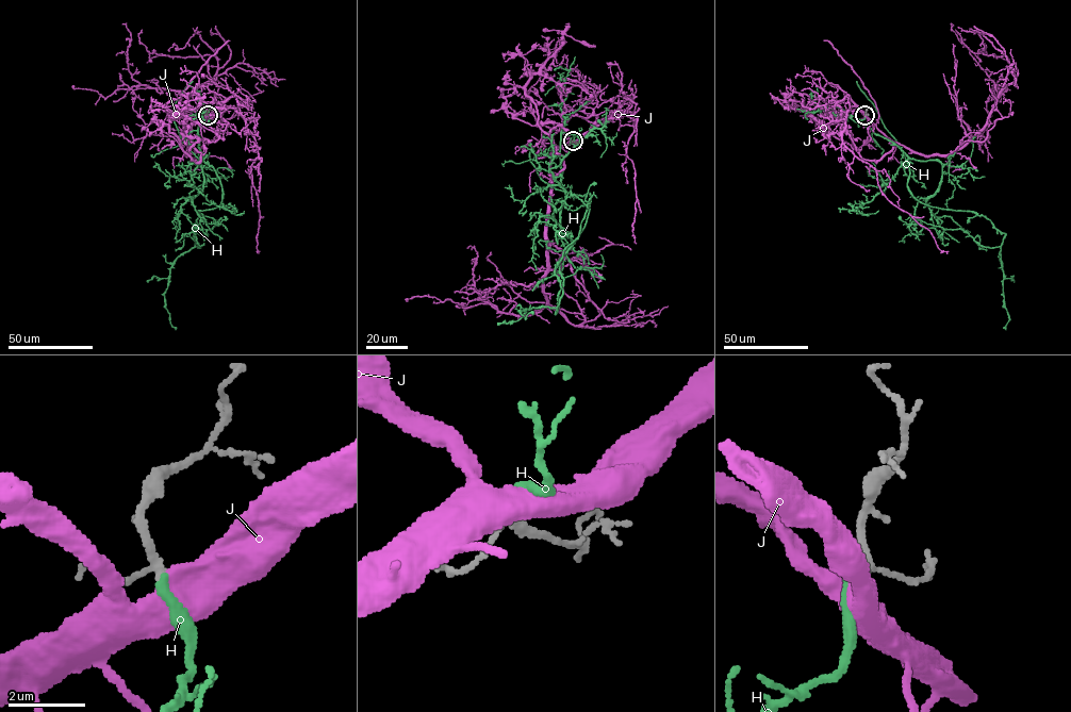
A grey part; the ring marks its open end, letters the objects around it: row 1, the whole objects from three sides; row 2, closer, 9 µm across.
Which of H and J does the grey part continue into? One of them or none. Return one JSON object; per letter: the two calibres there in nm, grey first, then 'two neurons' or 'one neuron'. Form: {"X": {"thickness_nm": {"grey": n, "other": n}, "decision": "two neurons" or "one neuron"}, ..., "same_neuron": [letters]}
{"H": {"thickness_nm": {"grey": 180, "other": 180}, "decision": "one neuron"}, "J": {"thickness_nm": {"grey": 180, "other": 650}, "decision": "two neurons"}, "same_neuron": ["H"]}

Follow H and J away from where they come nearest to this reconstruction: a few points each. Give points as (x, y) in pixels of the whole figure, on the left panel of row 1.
H: (208, 114), (198, 125), (198, 149), (223, 198), (197, 211), (196, 246), (194, 234), (224, 216)
J: (208, 115), (192, 126), (186, 155), (187, 100), (212, 78), (217, 60), (149, 52), (139, 42), (142, 29)

